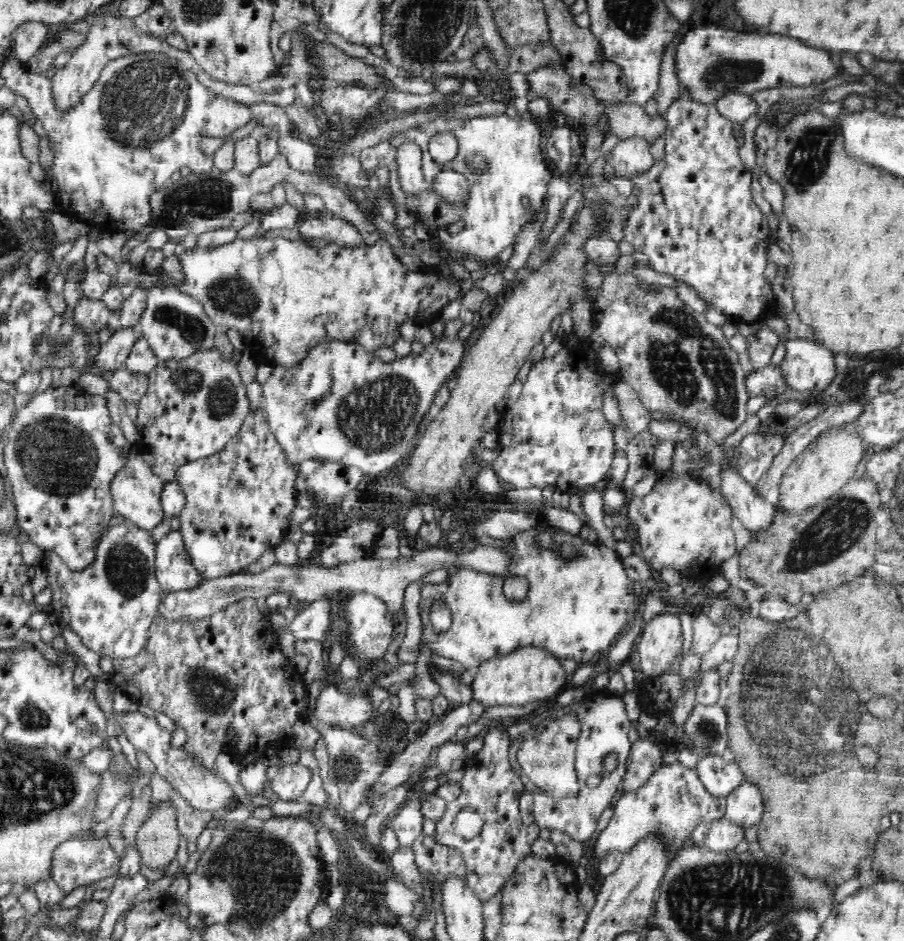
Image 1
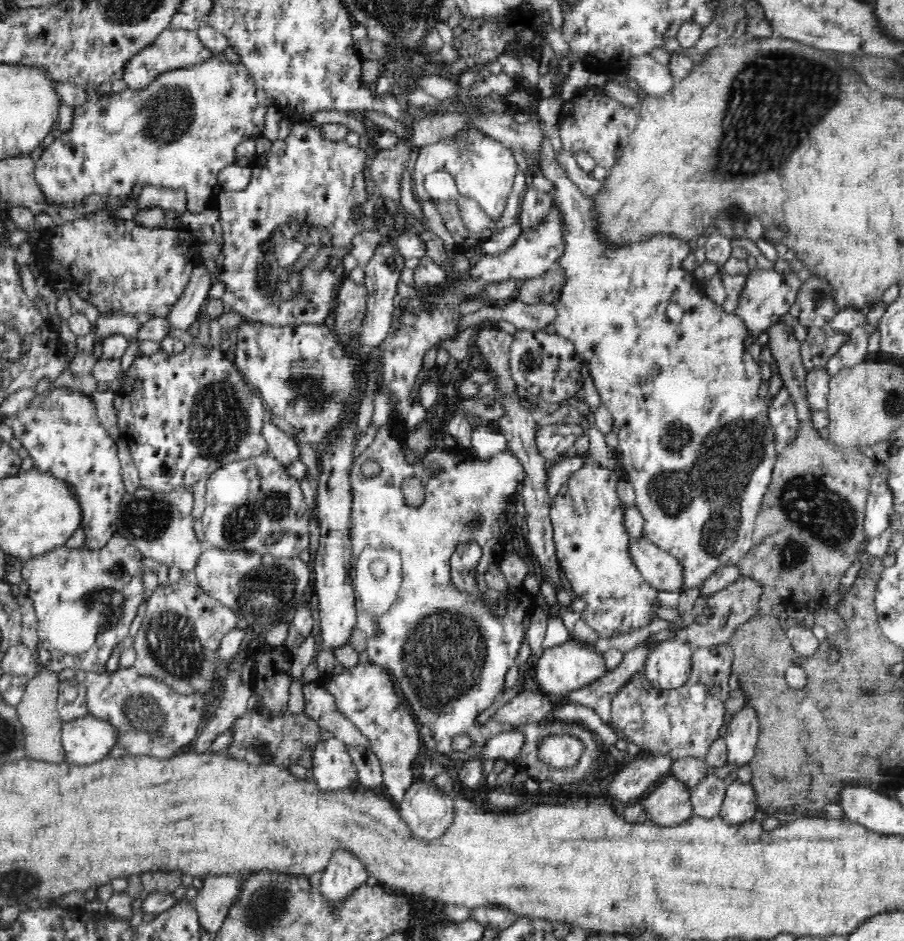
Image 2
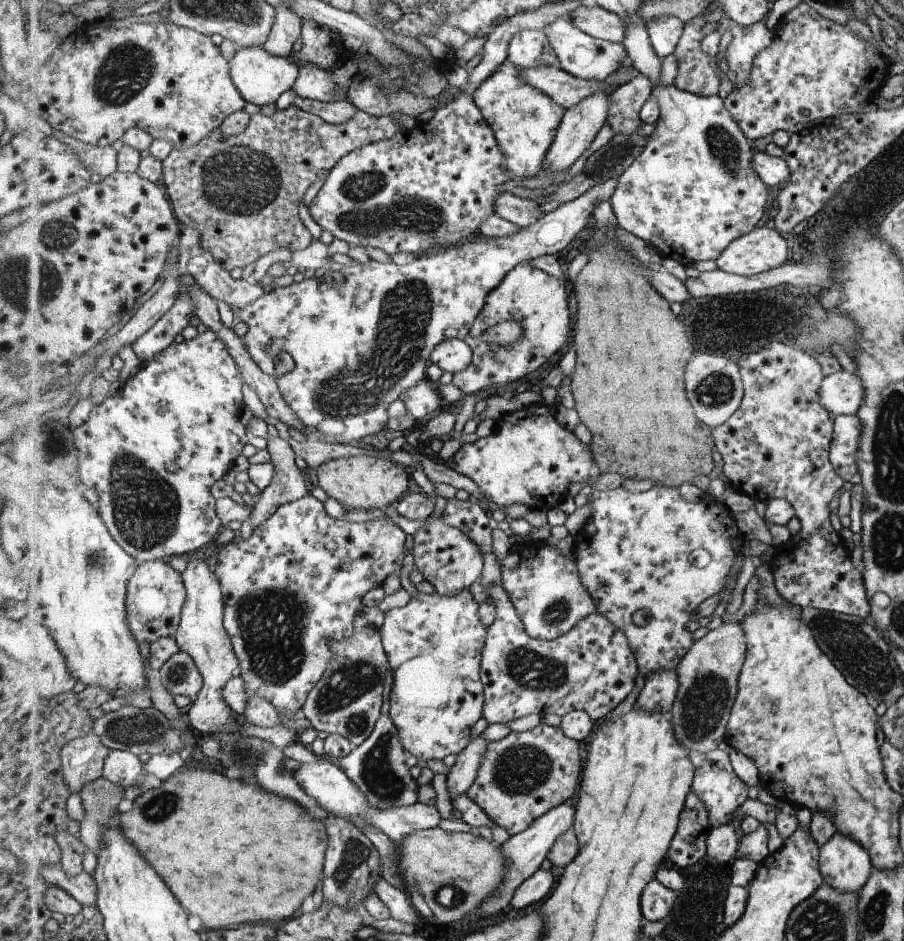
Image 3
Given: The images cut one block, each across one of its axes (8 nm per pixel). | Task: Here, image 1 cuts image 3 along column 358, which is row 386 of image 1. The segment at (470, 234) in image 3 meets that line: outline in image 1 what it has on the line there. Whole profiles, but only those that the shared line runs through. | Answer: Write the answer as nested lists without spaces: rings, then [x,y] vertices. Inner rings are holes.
[[[216,349],[200,350],[180,361],[160,361],[148,380],[149,388],[139,403],[135,421],[135,446],[139,448],[135,451],[144,456],[152,471],[165,483],[175,481],[180,466],[208,458],[222,450],[239,433],[246,416],[251,413],[247,386],[237,367],[232,366]]]

